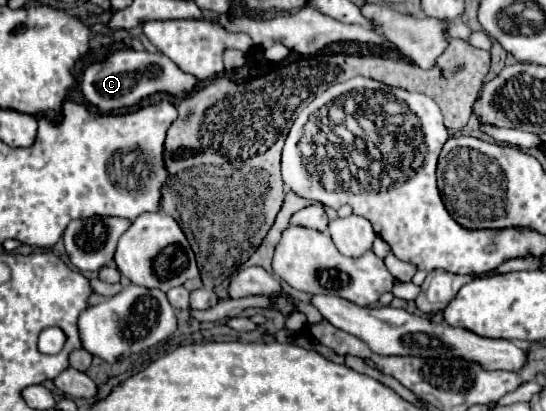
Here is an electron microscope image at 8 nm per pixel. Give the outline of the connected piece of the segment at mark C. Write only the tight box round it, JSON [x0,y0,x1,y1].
[82,50,198,112]

